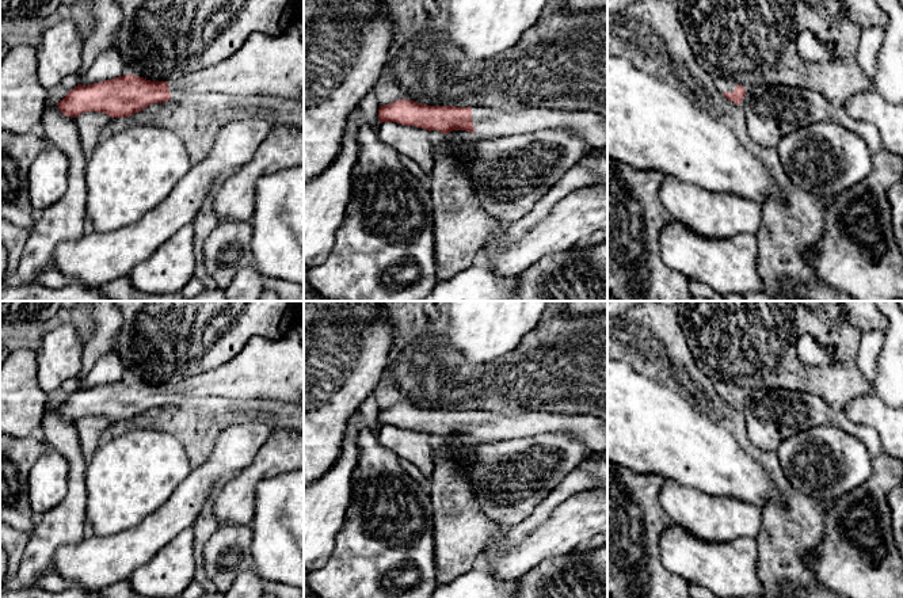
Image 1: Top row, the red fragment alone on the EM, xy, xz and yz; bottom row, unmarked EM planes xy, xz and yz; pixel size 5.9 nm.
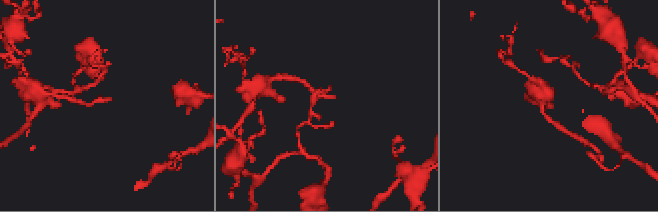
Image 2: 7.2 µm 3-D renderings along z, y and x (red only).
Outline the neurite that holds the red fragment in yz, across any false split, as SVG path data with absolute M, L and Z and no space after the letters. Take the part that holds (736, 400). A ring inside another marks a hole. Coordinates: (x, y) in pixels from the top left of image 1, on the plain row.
M716 382L715 388L717 391L717 393L731 405L740 408L744 399L746 399L746 393L735 386L735 385L728 385L725 382Z

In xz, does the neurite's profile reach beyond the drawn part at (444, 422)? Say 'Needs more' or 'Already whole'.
Needs more

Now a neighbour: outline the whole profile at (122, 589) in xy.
M127 579L114 583L99 591L103 598L149 598L138 595L129 584Z

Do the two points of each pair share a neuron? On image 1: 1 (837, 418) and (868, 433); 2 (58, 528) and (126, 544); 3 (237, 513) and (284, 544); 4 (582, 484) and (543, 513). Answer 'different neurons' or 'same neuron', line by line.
1: same neuron
2: different neurons
3: different neurons
4: same neuron

